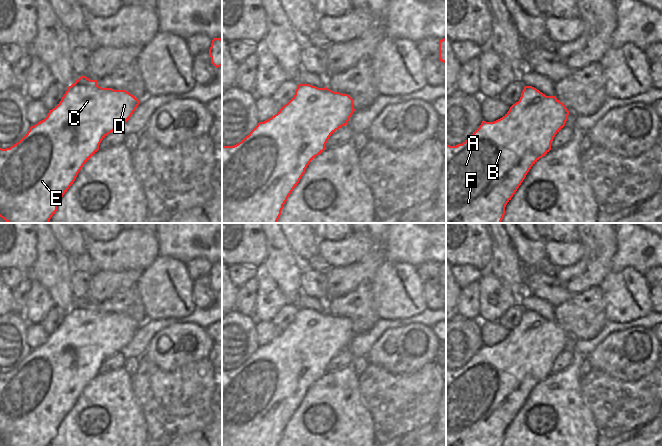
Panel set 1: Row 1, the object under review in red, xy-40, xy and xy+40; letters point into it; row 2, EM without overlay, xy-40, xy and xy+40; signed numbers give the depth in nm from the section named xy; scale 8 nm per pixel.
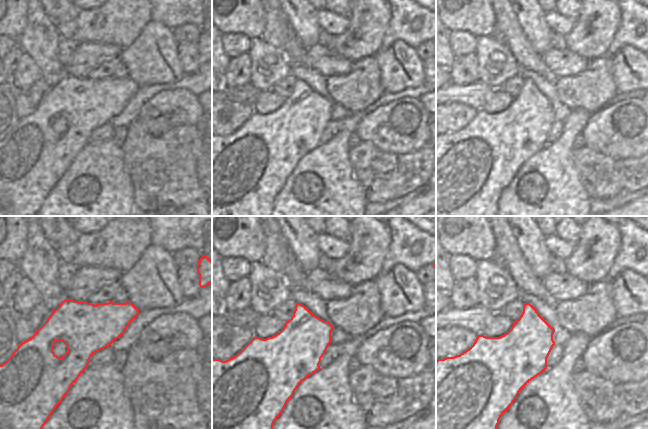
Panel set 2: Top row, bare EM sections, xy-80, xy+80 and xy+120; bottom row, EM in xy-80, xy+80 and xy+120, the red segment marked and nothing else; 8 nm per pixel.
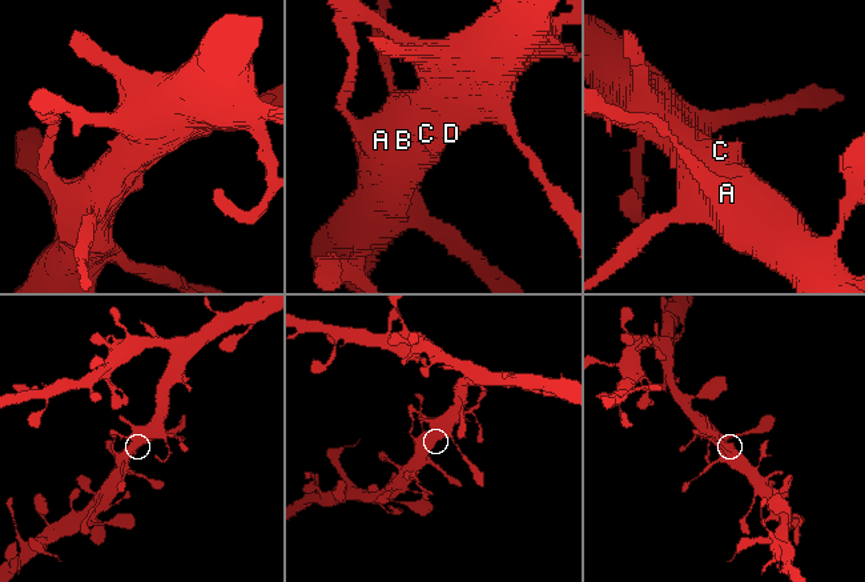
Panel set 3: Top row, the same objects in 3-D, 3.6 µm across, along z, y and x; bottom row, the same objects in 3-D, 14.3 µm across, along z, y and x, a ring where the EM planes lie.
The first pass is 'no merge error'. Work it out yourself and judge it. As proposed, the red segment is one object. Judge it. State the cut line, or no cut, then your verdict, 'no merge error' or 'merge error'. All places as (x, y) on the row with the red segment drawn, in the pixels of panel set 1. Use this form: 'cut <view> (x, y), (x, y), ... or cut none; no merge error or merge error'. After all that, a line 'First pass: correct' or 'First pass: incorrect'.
cut none; no merge error
First pass: correct

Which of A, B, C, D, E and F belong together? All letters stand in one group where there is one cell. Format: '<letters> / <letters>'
A B C D E F

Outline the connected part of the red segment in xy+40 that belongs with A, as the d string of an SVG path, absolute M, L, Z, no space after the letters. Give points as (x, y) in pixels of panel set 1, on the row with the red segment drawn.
M525 86L518 102L509 111L494 122L482 121L481 125L462 143L456 146L446 144L446 223L501 223L505 207L511 200L531 167L551 150L555 135L565 126L569 111L555 96L546 96L532 86Z

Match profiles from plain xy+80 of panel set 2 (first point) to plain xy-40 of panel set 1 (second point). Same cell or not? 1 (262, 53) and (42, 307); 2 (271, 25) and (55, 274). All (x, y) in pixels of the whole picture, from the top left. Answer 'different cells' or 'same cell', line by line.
1: same cell
2: same cell

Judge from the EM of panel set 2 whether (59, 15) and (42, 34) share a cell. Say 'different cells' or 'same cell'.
different cells

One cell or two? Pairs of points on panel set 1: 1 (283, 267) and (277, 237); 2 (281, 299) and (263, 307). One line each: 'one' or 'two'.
1: one
2: one

